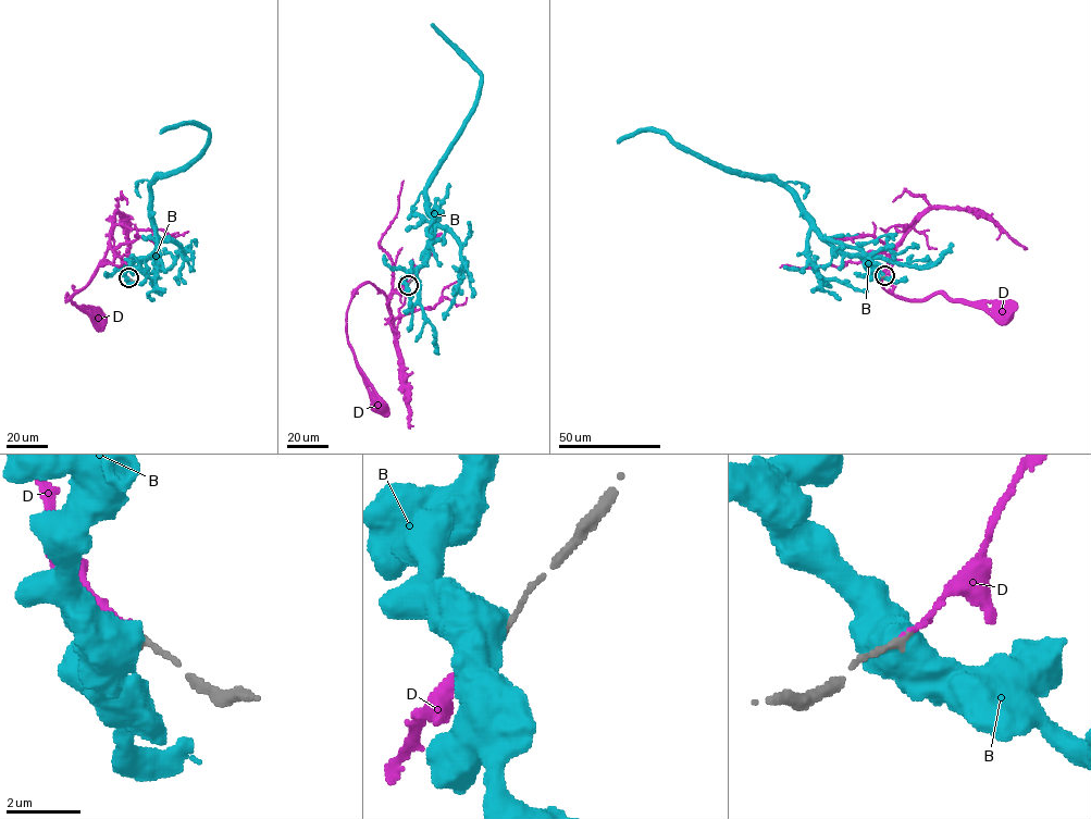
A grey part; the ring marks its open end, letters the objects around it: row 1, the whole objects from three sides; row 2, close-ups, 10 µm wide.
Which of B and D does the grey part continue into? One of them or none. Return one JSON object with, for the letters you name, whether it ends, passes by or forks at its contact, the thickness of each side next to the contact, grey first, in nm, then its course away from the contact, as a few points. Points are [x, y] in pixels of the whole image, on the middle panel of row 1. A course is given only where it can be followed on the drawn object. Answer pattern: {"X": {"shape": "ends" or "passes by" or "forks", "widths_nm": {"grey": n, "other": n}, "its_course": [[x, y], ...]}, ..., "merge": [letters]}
{"D": {"shape": "ends", "widths_nm": {"grey": 160, "other": 120}, "its_course": [[408, 284], [400, 295], [387, 296], [363, 282], [347, 310], [348, 343], [377, 404]]}, "merge": ["D"]}

